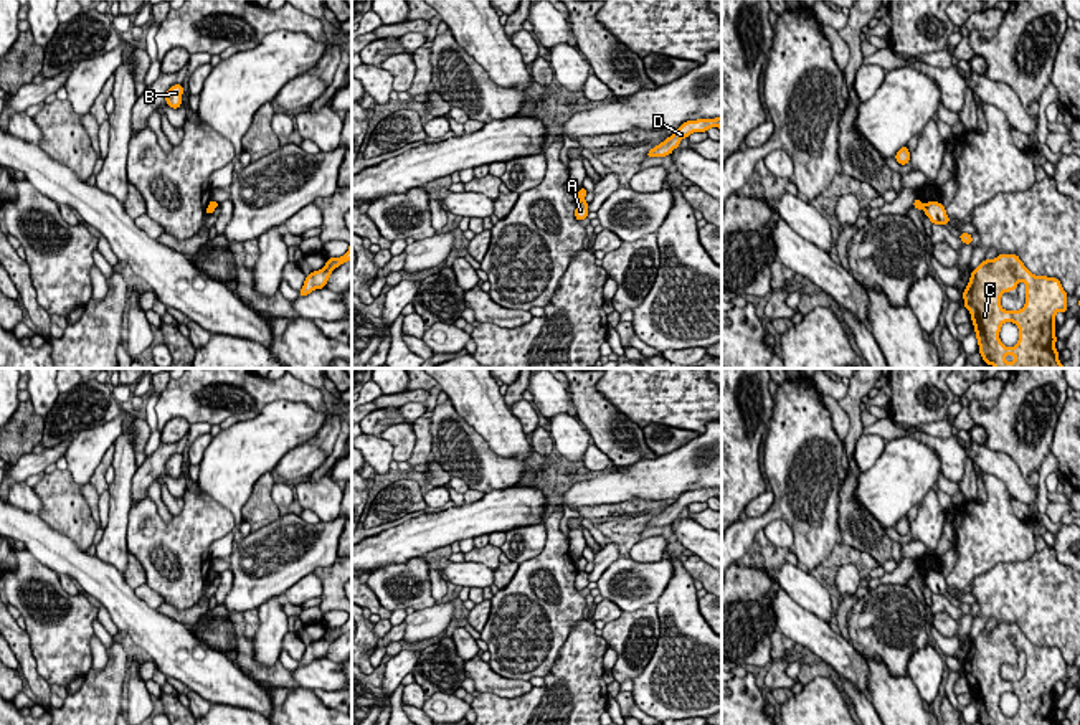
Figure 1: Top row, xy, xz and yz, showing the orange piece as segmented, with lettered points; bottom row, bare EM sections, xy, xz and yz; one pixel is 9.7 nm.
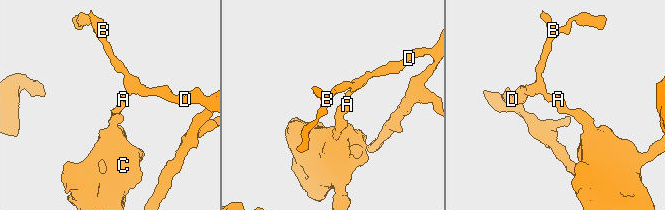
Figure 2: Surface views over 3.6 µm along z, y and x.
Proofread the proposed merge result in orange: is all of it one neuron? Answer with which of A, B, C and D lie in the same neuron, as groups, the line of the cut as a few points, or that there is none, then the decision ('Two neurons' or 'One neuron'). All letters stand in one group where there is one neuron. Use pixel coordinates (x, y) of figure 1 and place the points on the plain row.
Groups: A C / B D. Split along xz (583, 568), (578, 572). Two neurons

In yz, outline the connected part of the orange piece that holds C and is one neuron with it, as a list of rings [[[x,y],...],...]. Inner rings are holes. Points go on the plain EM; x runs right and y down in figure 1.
[[[999,624],[973,639],[963,667],[981,725],[1059,725],[1055,684],[1068,679],[1067,662],[1057,647],[1034,646],[1017,624]],[[1021,651],[1026,652],[1024,677],[1004,680],[1001,666],[1017,659]],[[1006,692],[1019,699],[1019,710],[1011,718],[999,708]]]

